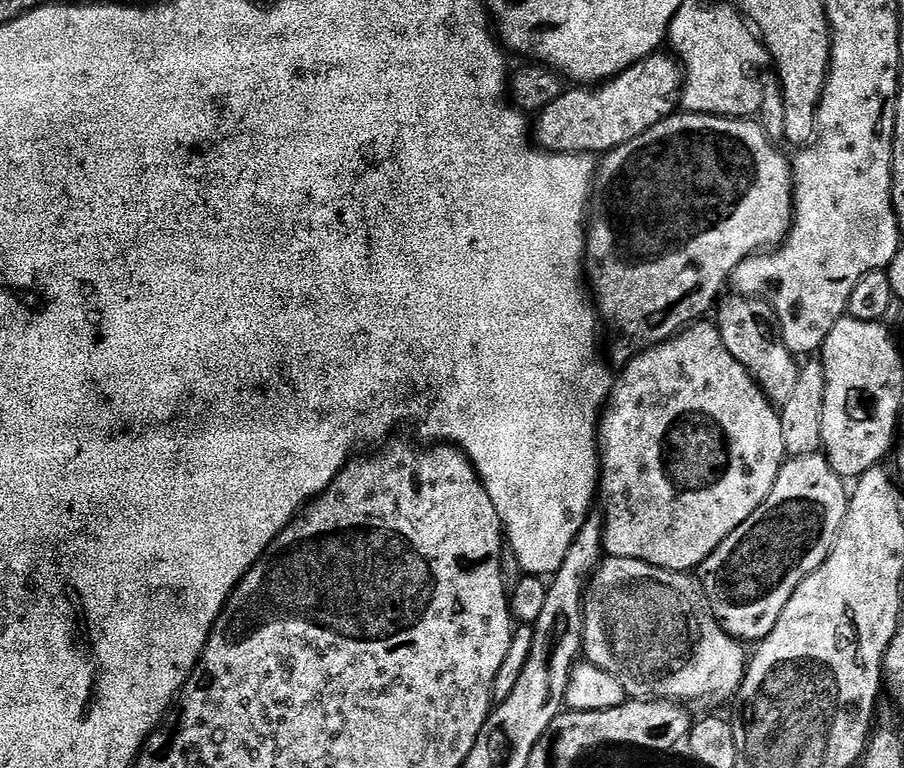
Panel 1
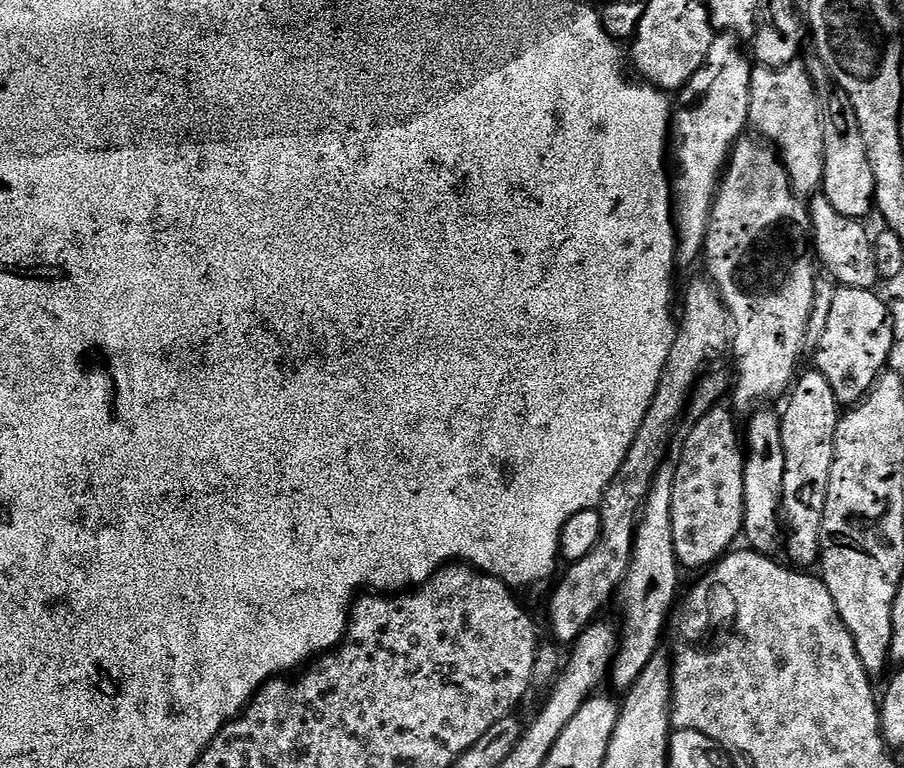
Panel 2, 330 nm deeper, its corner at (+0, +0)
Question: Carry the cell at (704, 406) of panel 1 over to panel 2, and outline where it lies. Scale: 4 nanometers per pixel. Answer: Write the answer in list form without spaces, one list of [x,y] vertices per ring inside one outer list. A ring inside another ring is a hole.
[[[717,406],[710,409],[699,422],[691,425],[690,431],[692,433],[689,434],[688,441],[685,442],[684,449],[680,452],[680,460],[678,459],[678,463],[676,464],[674,510],[672,511],[672,521],[674,522],[674,550],[676,551],[677,558],[680,560],[680,567],[684,570],[688,570],[688,568],[700,568],[699,570],[704,570],[723,560],[733,545],[735,545],[732,543],[736,539],[739,541],[744,531],[744,462],[746,459],[746,448],[742,443],[742,436],[740,440],[740,428],[736,425],[735,418],[737,419],[737,417],[734,415],[733,409],[731,407],[728,407],[729,409],[724,407]]]

